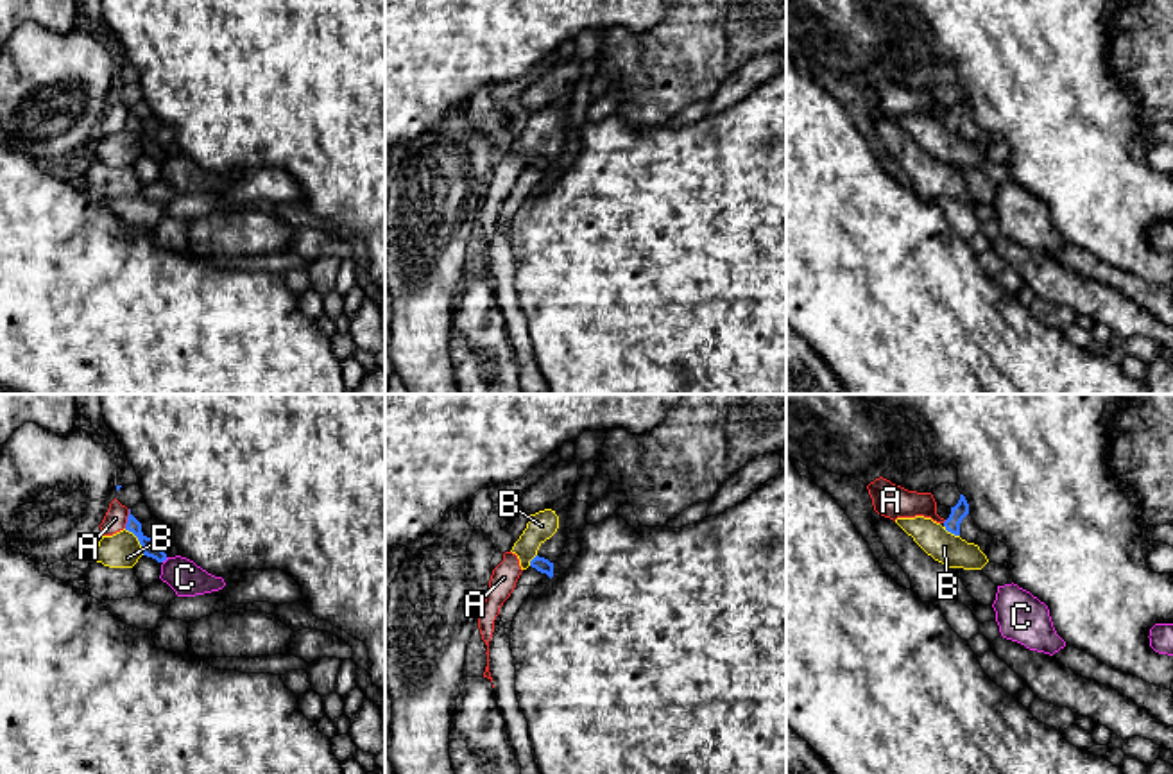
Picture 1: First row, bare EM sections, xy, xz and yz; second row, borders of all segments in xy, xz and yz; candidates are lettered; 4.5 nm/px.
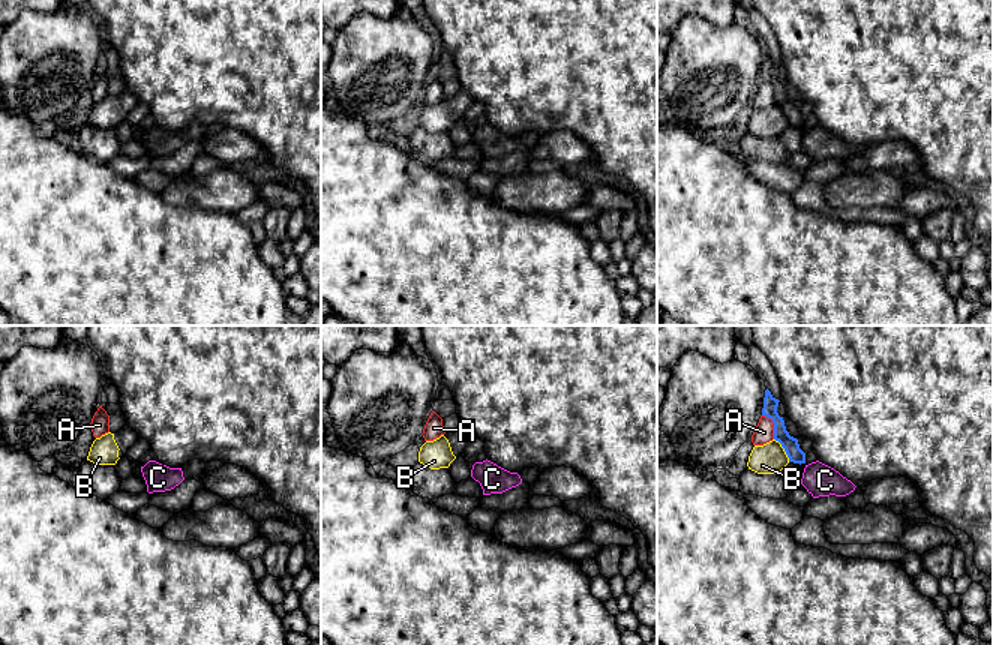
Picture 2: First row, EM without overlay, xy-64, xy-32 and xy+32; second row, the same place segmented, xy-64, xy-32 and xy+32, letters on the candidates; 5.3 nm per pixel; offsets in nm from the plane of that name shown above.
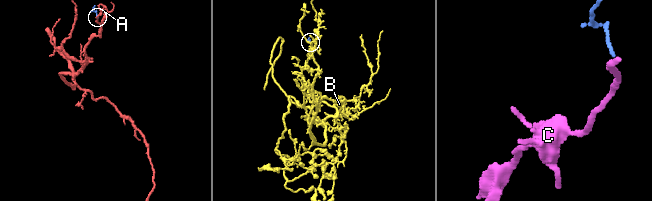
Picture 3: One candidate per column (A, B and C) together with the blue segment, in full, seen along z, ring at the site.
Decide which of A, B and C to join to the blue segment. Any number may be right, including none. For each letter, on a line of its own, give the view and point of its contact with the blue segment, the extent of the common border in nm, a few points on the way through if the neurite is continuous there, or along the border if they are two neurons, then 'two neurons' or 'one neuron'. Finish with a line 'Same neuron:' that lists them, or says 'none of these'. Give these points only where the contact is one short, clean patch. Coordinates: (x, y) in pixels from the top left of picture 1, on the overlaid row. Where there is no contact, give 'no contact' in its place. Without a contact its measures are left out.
A: xy (128, 518) | 90 nm | along xy (129, 509), (124, 527) | two neurons
B: xy (138, 540) | 150 nm | along xy (124, 529), (136, 538), (144, 554) | two neurons
C: xy (163, 559) | 40 nm | along xy (167, 558), (162, 561) | two neurons
Same neuron: none of these

